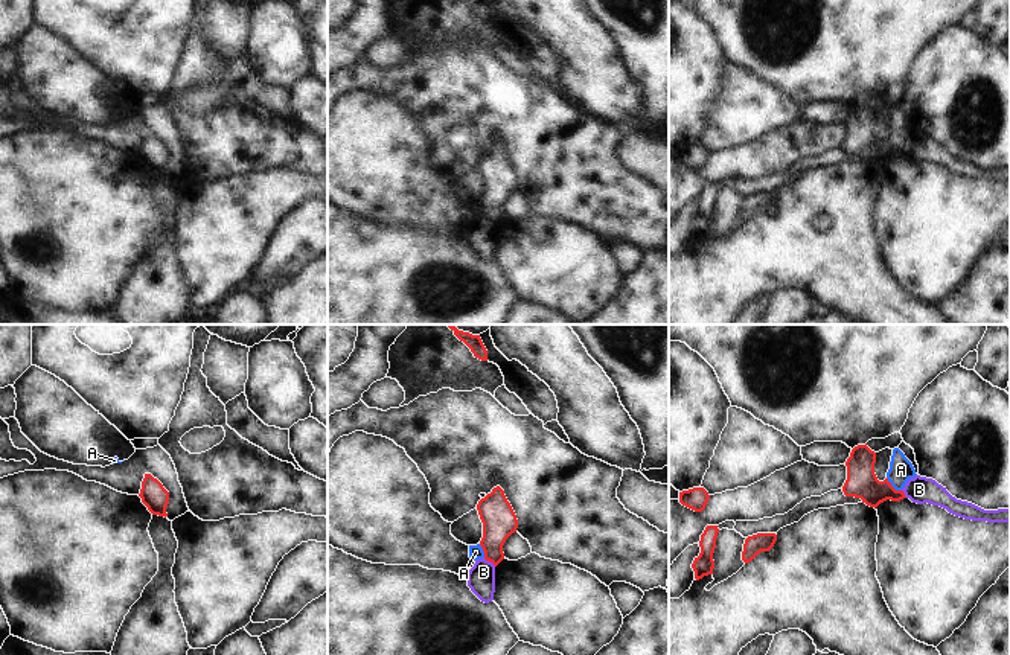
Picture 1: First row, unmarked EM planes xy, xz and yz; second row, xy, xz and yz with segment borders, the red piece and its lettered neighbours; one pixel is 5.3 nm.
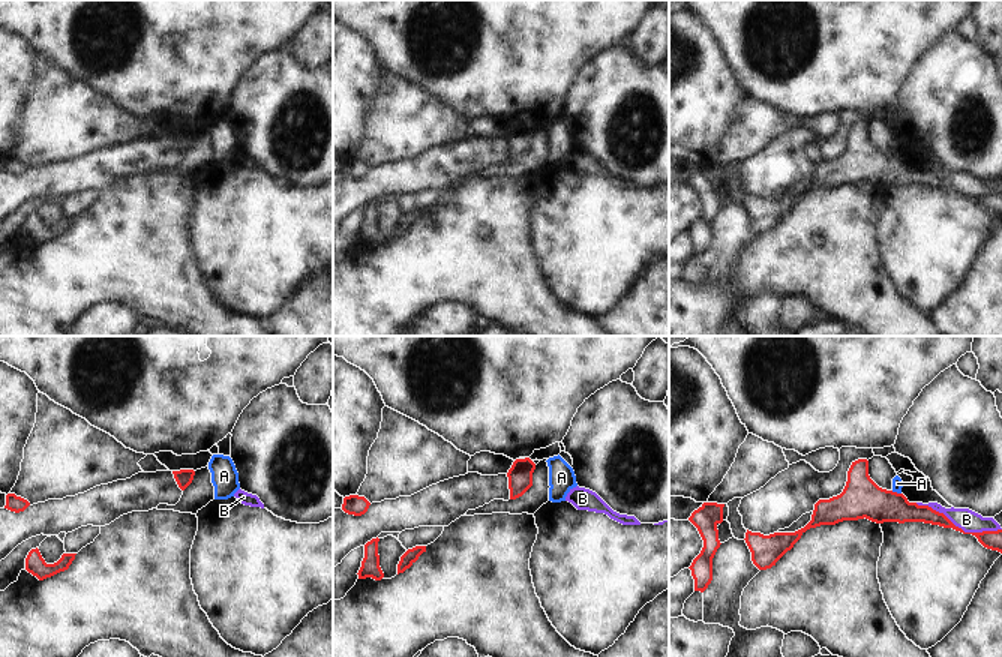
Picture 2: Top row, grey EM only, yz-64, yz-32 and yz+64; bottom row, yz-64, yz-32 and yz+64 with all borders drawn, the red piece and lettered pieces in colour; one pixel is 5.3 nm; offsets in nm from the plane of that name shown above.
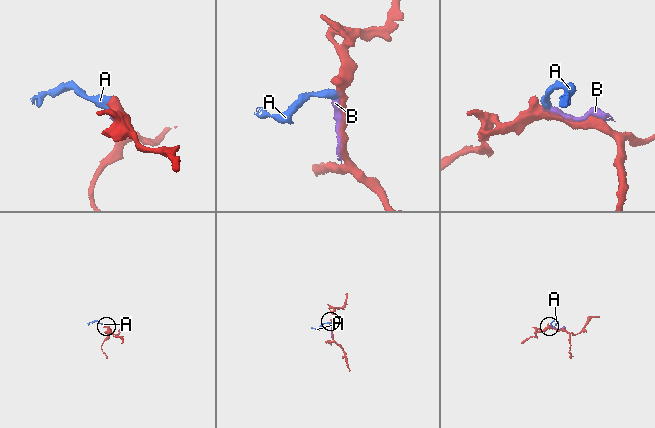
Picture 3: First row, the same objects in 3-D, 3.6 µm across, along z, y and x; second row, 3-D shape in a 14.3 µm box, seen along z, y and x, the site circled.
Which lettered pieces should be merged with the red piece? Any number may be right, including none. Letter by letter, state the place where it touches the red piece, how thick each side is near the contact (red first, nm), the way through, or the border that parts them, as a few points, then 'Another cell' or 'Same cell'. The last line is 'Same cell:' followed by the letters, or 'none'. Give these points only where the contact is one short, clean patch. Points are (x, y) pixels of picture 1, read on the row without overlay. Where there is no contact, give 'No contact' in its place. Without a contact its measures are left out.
A: Touches red at yz (891, 145). Thickness 160 nm (red) against 130 nm. Boundary: yz (887, 136), (901, 150). Another cell
B: Touches red at xz (489, 220). Thickness 180 nm (red) against 140 nm. Another cell
Same cell: none

